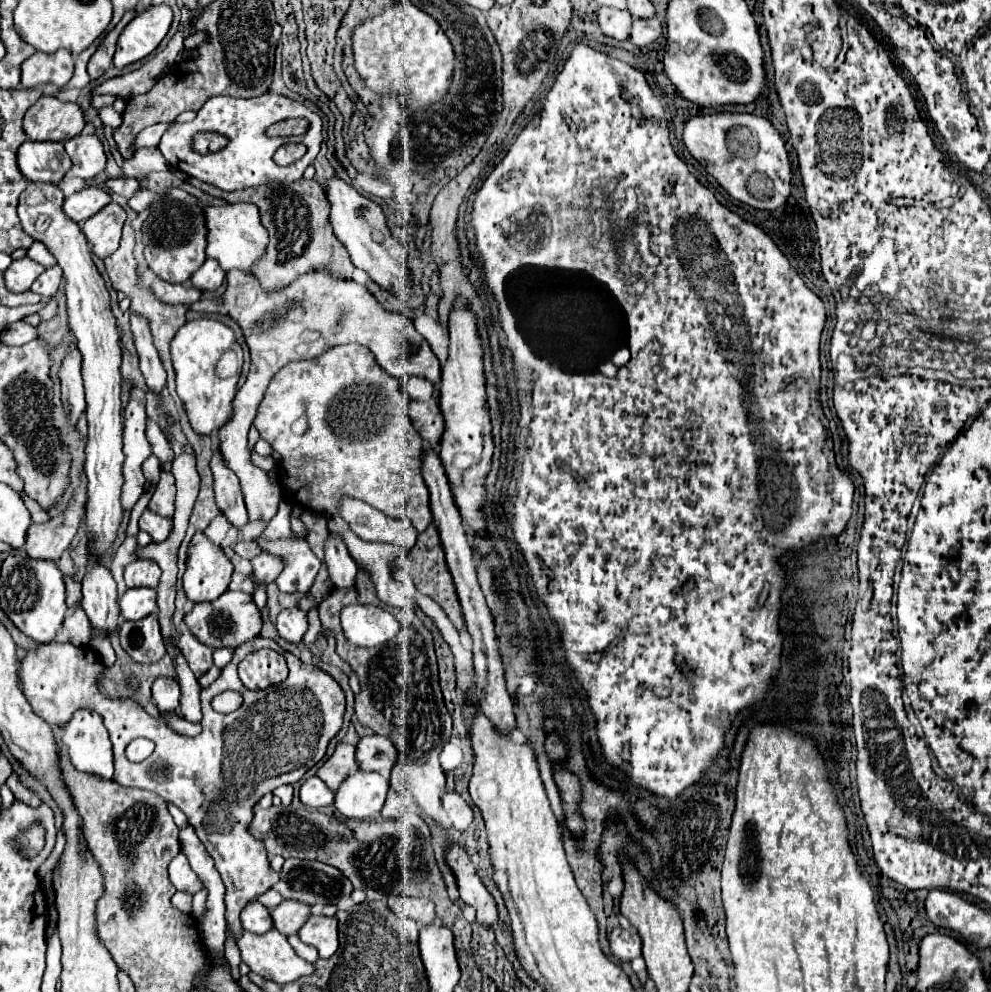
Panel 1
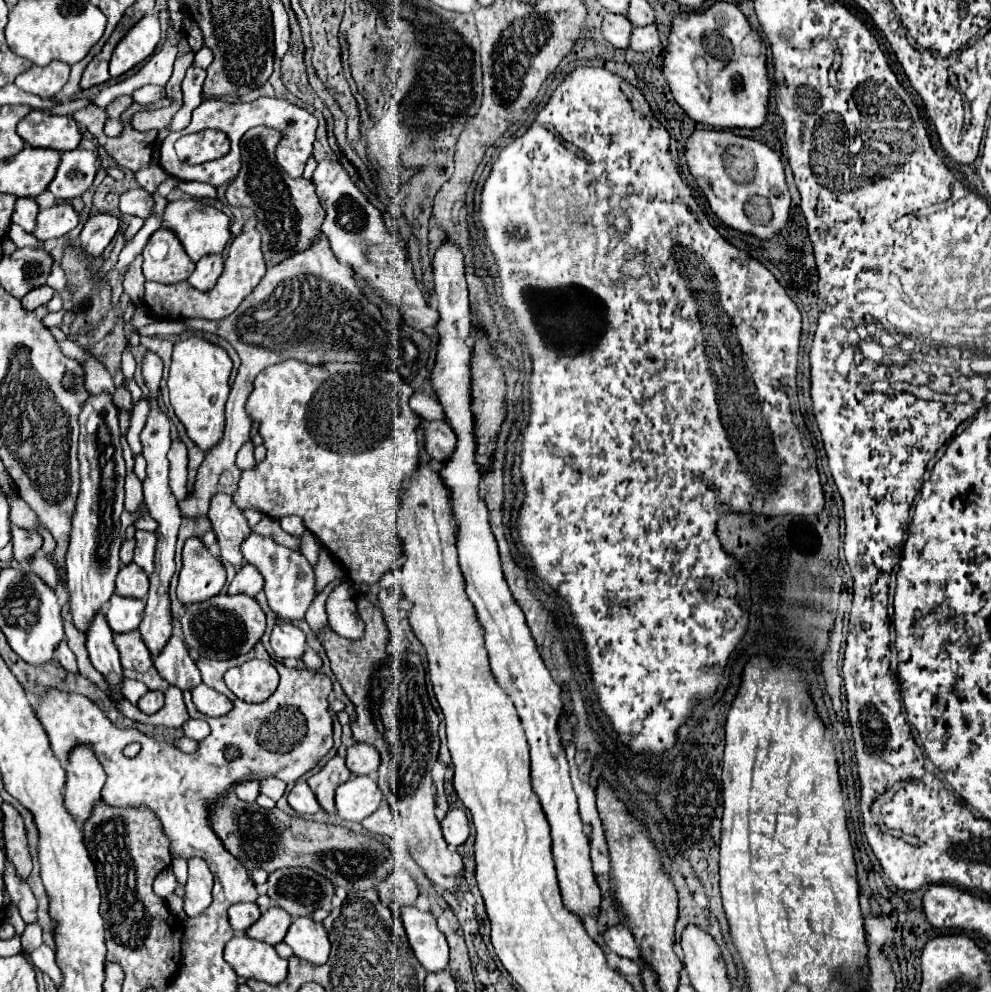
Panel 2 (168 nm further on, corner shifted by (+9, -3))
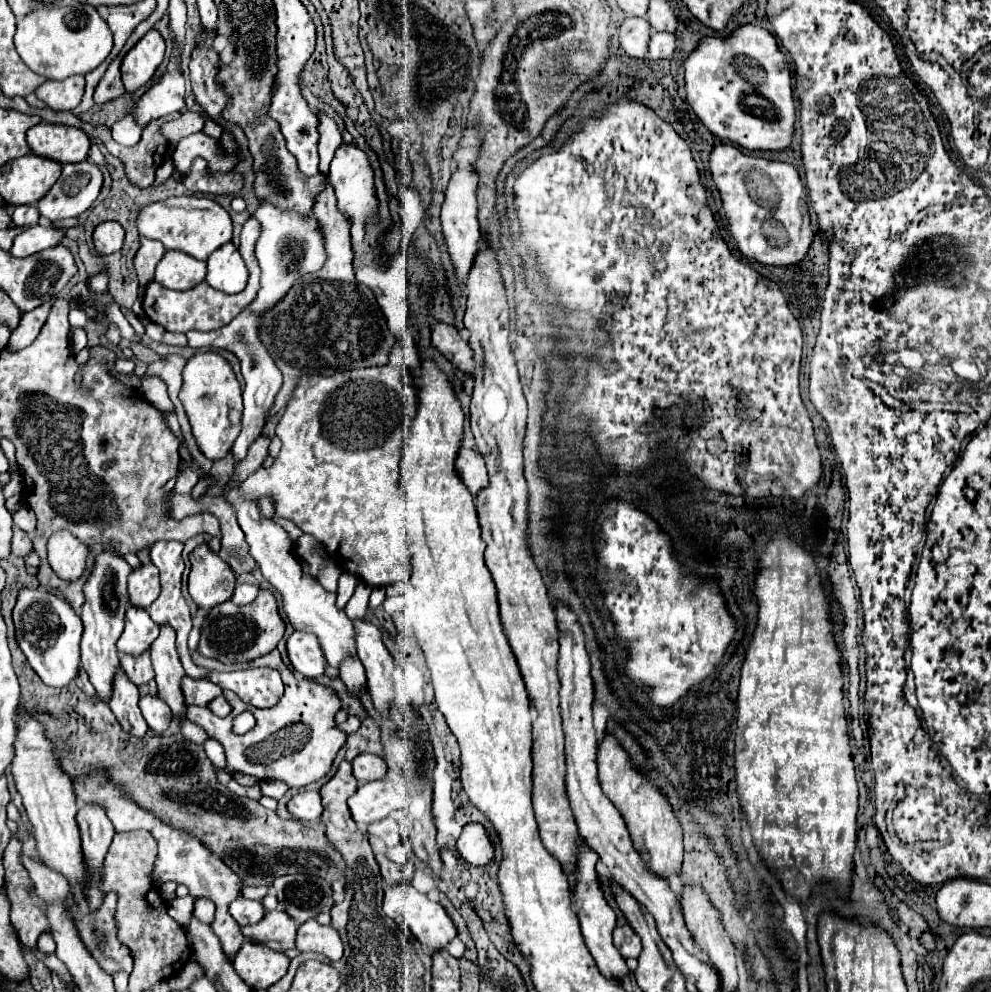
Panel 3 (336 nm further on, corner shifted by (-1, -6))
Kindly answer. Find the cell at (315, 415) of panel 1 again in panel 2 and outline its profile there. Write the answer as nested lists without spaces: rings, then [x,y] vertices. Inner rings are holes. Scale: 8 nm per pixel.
[[[289,359],[281,364],[269,366],[265,372],[261,372],[255,378],[255,388],[249,396],[249,416],[253,416],[255,422],[261,424],[259,432],[263,436],[263,444],[267,448],[267,456],[261,464],[257,464],[253,470],[247,470],[233,494],[233,502],[237,508],[243,510],[259,510],[271,518],[283,518],[283,516],[299,516],[303,518],[303,524],[307,526],[309,532],[313,532],[319,542],[343,564],[349,580],[353,582],[367,582],[375,586],[385,572],[397,570],[399,568],[399,558],[401,550],[397,544],[397,534],[395,534],[395,520],[397,520],[397,508],[399,508],[399,490],[401,482],[411,476],[411,472],[417,470],[419,464],[419,436],[417,428],[421,424],[421,418],[409,408],[409,396],[413,394],[413,388],[399,376],[395,370],[377,370],[361,364],[323,364],[323,366],[311,366],[299,360]]]

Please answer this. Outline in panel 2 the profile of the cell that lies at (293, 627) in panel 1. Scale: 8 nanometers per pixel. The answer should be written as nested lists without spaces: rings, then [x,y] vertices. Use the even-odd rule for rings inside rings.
[[[279,622],[271,632],[271,648],[279,660],[301,658],[305,652],[305,634],[295,624]]]

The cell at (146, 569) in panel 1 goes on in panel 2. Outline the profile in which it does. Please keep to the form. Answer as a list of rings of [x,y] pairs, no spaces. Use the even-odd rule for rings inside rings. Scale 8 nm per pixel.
[[[131,562],[131,564],[127,564],[119,570],[115,586],[117,586],[115,590],[117,590],[119,596],[143,600],[149,592],[149,578],[147,578],[143,568],[139,568],[137,564]]]

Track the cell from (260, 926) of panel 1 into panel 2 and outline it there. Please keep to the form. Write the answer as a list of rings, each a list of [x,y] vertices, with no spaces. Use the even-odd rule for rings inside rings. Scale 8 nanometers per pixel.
[[[239,902],[229,906],[229,924],[237,934],[243,934],[257,918],[259,918],[259,908],[255,902]]]

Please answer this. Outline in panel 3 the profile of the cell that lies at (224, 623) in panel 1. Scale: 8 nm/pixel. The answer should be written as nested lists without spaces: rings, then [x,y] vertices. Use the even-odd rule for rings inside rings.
[[[259,591],[259,597],[249,605],[239,607],[233,601],[225,601],[209,611],[205,623],[201,625],[199,653],[205,657],[219,659],[221,663],[253,661],[261,655],[271,653],[283,637],[283,631],[285,623],[277,611],[275,595],[271,591]]]

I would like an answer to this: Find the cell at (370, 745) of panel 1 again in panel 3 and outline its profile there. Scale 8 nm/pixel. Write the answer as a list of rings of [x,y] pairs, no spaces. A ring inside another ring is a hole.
[[[361,753],[353,759],[353,775],[359,781],[359,785],[383,779],[387,773],[387,763],[379,755]]]

